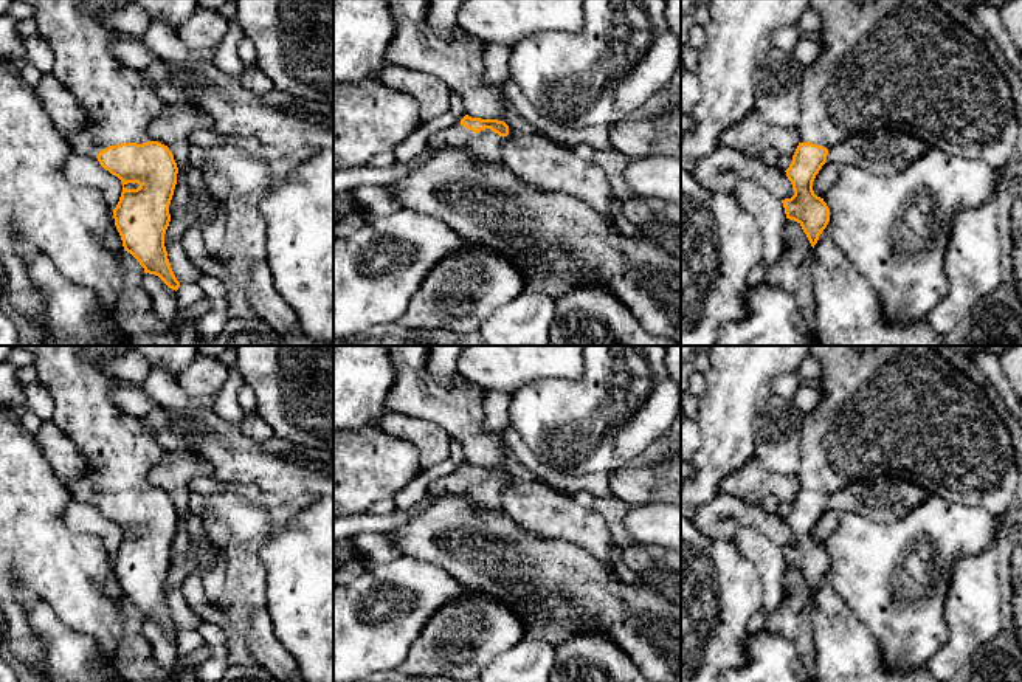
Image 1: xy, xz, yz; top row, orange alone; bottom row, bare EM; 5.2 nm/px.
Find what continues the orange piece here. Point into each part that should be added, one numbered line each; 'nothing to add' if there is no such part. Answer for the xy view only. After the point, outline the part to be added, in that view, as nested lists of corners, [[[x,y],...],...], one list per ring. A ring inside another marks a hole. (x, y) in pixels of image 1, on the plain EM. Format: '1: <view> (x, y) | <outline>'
1: xy (118, 448) | [[[17,346],[34,355],[37,381],[50,392],[54,401],[51,422],[60,428],[81,453],[90,480],[98,493],[109,494],[121,490],[147,490],[147,474],[166,454],[155,434],[140,417],[119,409],[109,397],[109,391],[118,383],[109,372],[107,363],[127,353],[127,346]]]

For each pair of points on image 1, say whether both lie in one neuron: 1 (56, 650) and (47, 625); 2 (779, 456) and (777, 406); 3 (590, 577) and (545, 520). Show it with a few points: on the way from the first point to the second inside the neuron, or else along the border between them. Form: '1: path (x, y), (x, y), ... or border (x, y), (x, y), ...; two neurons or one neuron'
1: path (56, 644), (56, 636), (51, 631); one neuron
2: path (779, 444), (779, 419); one neuron
3: border (524, 530), (546, 538), (562, 538), (593, 557); two neurons

